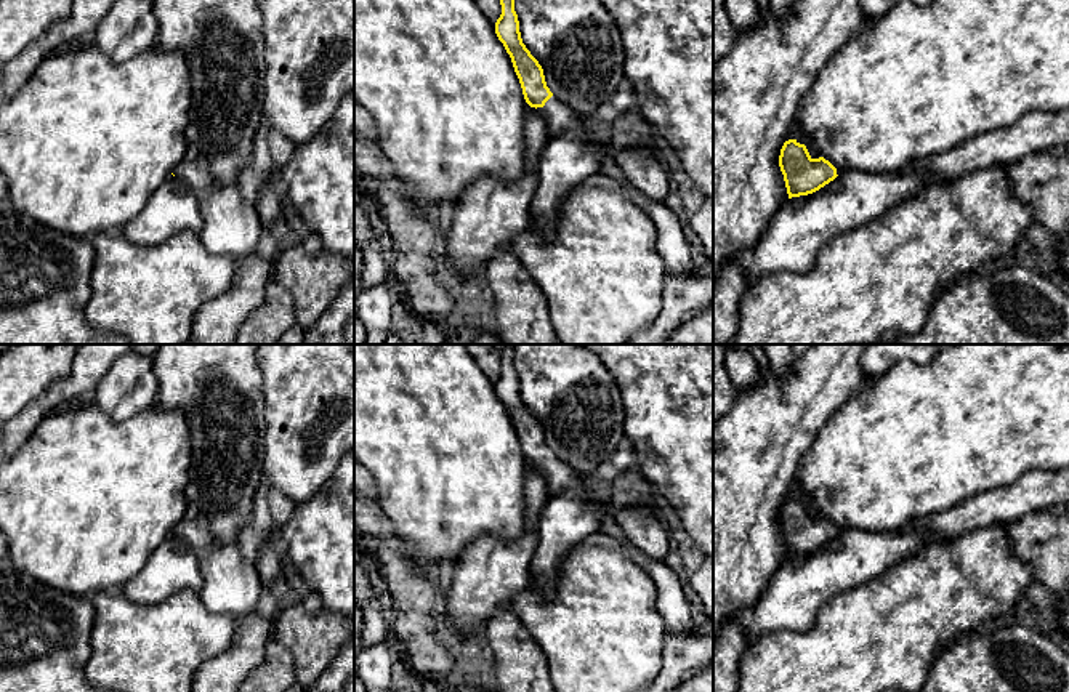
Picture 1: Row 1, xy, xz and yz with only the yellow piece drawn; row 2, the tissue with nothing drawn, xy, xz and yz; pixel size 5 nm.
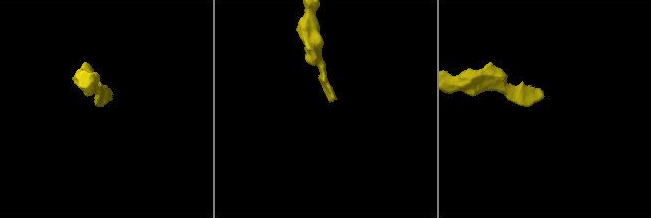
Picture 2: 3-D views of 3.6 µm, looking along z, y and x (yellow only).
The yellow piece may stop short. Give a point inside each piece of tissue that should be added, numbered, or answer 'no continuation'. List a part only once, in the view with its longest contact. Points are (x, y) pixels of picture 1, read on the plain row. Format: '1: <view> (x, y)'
1: xz (558, 476)

